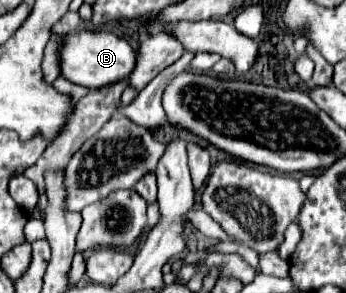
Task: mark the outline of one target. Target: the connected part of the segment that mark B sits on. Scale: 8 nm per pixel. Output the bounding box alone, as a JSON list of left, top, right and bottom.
[61,29,135,89]

